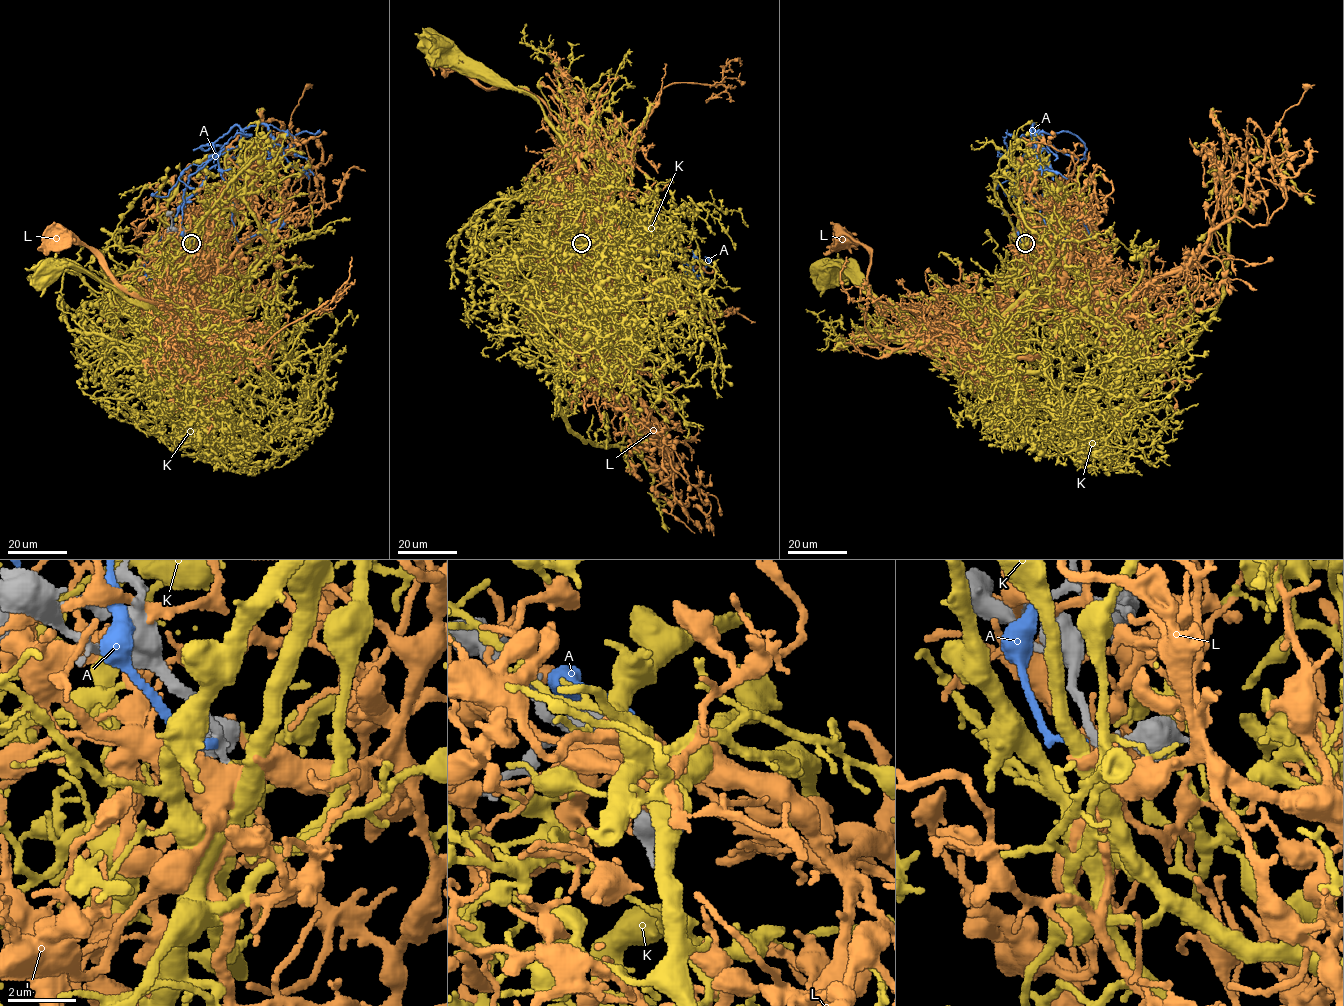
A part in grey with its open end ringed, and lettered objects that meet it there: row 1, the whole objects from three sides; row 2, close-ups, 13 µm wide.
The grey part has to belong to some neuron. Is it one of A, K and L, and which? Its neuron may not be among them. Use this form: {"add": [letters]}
{"add": ["K"]}

